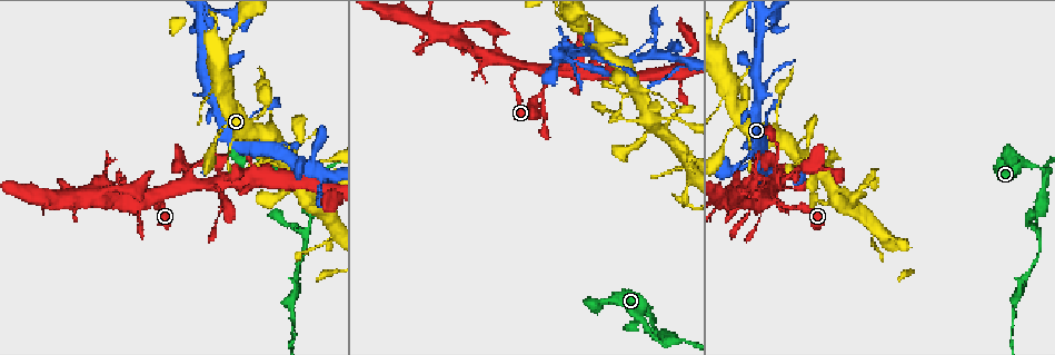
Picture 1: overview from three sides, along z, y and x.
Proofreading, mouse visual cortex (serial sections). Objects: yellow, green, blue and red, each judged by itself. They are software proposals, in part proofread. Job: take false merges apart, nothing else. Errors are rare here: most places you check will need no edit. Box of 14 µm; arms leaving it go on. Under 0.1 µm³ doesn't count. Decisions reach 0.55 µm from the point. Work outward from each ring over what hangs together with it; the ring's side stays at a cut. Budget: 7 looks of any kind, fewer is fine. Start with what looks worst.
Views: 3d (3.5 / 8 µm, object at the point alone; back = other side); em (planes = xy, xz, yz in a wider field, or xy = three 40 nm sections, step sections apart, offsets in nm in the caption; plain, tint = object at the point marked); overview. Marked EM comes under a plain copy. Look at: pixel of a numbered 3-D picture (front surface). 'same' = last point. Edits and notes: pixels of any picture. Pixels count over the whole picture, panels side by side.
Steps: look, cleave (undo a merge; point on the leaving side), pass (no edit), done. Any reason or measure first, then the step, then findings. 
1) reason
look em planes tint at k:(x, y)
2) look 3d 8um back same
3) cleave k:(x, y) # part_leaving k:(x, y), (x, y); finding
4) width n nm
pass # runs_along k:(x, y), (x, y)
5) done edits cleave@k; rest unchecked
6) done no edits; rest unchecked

sharp bend
look 3d 3.5um at 1:(1043, 181)

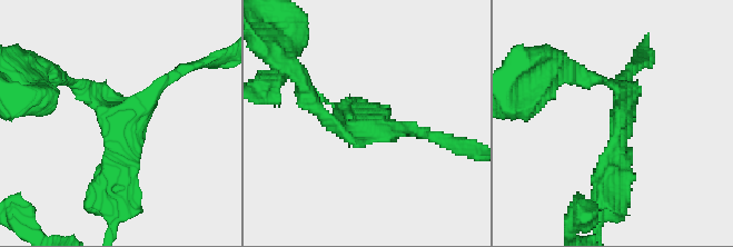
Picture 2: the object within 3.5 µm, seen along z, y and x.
shape alone is not enough
look em xy step 2 tint at 2:(619, 120)

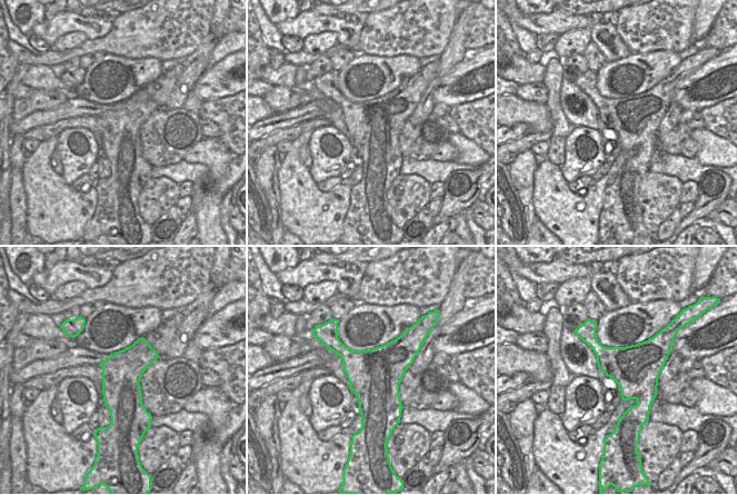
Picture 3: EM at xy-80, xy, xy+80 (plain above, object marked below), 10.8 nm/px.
width 550 nm
pass # runs_along 2:(63, 79), (121, 124), (115, 195); continuous, no second cell

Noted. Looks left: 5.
narrows sharply
look 3d 3.5um at 1:(1038, 227)

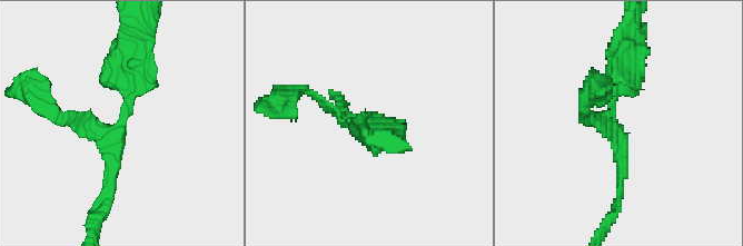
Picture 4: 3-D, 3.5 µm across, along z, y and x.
look em xy step 3 tint at 4:(118, 123)

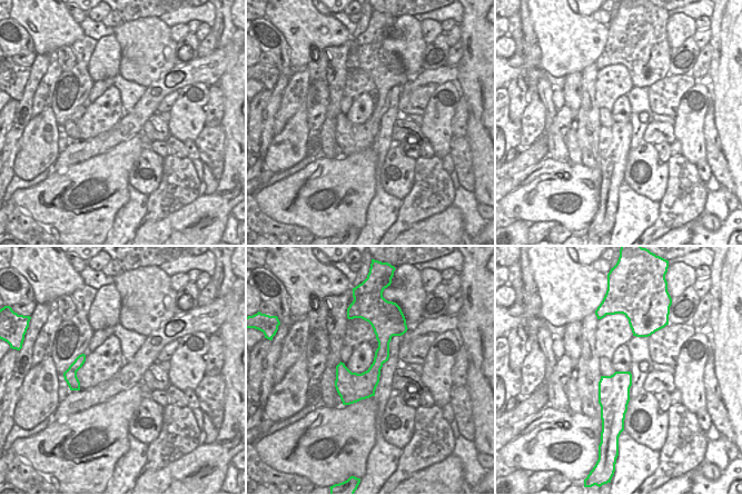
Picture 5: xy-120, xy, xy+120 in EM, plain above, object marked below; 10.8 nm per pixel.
pass # runs_along 4:(131, 59), (110, 199); all the same cell

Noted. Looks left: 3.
looks like a crossing
look 3d 3.5um back at 1:(758, 161)

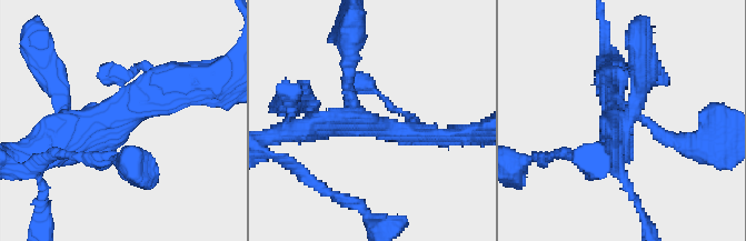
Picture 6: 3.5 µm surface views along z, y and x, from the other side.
arms 4; arm_widths 200, 250, 300, 350 nm
look em xy step 3 tint at 6:(104, 122)

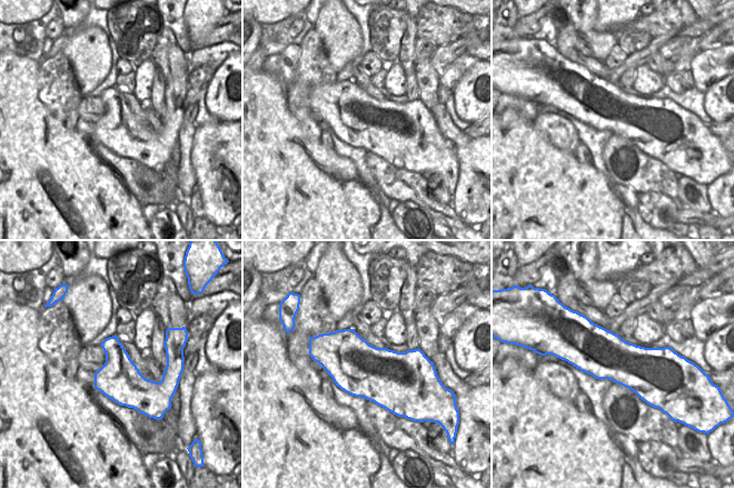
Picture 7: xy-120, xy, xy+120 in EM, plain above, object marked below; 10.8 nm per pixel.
cut it another way
look em xy step 1 tint same

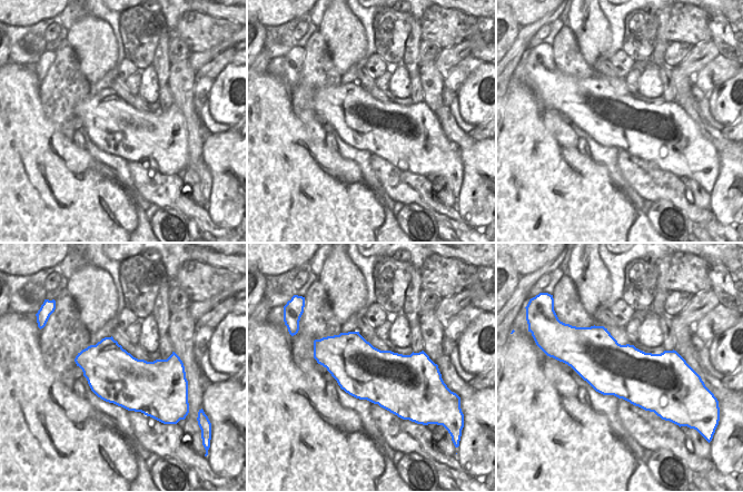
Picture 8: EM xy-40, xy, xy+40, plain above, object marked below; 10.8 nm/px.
width 600 nm
pass # runs_along 6:(163, 84), (37, 157); all the same cell

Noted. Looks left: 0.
done no edits; rest unchecked

